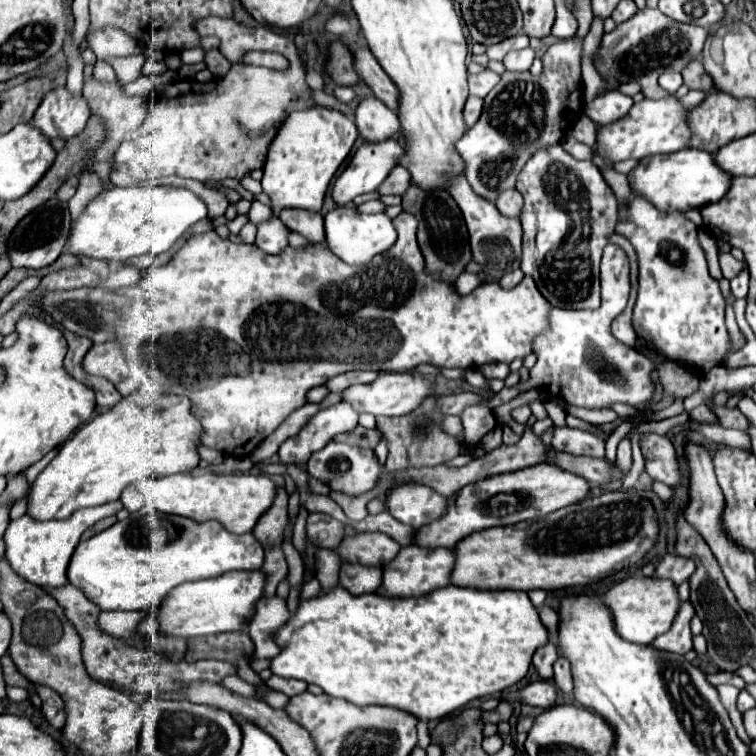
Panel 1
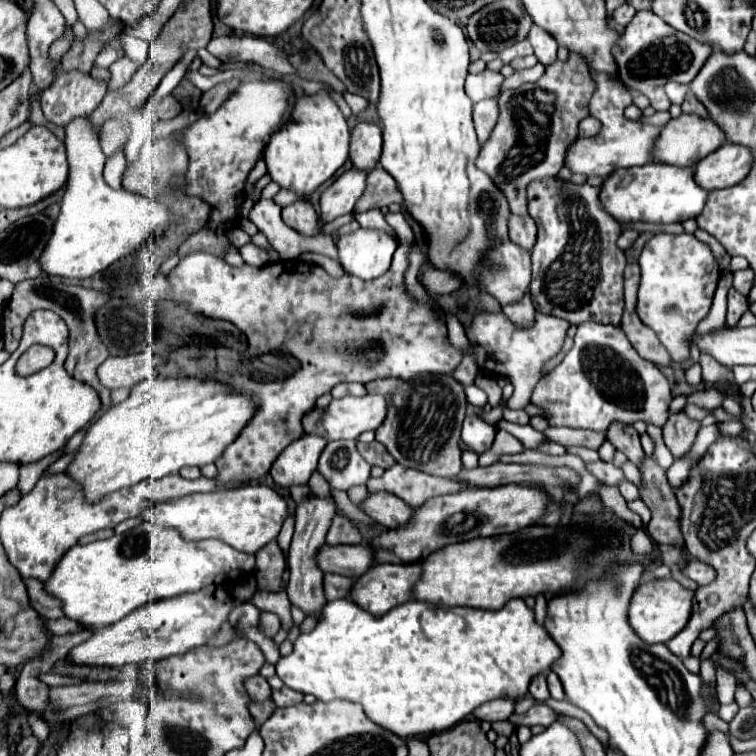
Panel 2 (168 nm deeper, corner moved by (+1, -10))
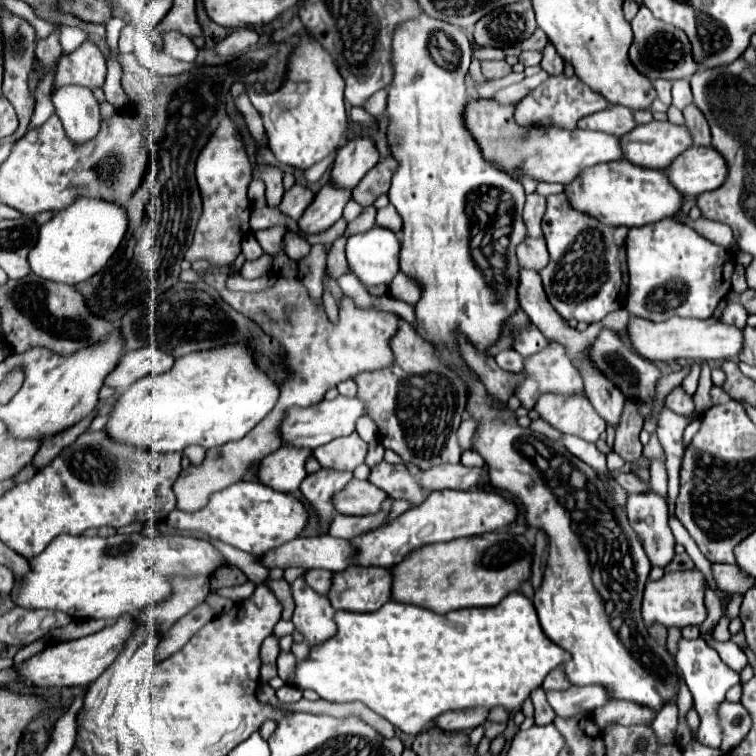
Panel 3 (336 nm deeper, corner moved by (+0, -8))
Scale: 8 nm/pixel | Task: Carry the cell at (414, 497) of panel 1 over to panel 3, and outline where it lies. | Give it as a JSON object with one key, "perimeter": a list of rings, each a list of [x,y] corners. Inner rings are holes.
{"perimeter":[[[353,478],[337,496],[333,496],[335,512],[339,514],[355,514],[355,516],[367,516],[375,514],[381,508],[381,502],[387,498],[383,490],[369,484],[369,480],[357,480]]]}

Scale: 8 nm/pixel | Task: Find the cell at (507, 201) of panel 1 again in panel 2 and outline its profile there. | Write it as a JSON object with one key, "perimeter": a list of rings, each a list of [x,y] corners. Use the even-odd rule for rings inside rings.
{"perimeter":[[[512,214],[508,218],[508,236],[514,244],[518,244],[524,250],[530,250],[536,242],[536,224],[530,216],[516,216]]]}

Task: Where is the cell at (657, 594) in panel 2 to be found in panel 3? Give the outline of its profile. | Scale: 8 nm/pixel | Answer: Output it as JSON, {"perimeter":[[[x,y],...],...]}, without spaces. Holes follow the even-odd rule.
{"perimeter":[[[697,568],[681,570],[681,572],[665,572],[661,580],[647,582],[645,596],[643,596],[643,620],[647,626],[659,622],[667,628],[669,626],[683,628],[687,624],[701,624],[705,618],[707,618],[705,578]]]}

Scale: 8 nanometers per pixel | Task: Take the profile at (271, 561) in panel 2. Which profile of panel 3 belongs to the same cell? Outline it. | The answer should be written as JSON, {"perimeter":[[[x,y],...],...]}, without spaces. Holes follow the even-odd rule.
{"perimeter":[[[267,580],[265,582],[277,596],[277,600],[283,604],[283,620],[291,620],[291,614],[293,614],[293,596],[291,596],[291,586],[289,582],[285,580]]]}

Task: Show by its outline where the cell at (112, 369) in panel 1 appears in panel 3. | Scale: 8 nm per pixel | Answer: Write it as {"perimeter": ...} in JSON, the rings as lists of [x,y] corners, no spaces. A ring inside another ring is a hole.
{"perimeter":[[[157,346],[153,348],[139,348],[133,352],[127,352],[117,368],[107,376],[105,384],[111,386],[117,392],[127,390],[133,382],[137,382],[139,378],[147,376],[147,374],[163,374],[173,366],[173,358],[165,356],[165,352],[161,352]]]}

